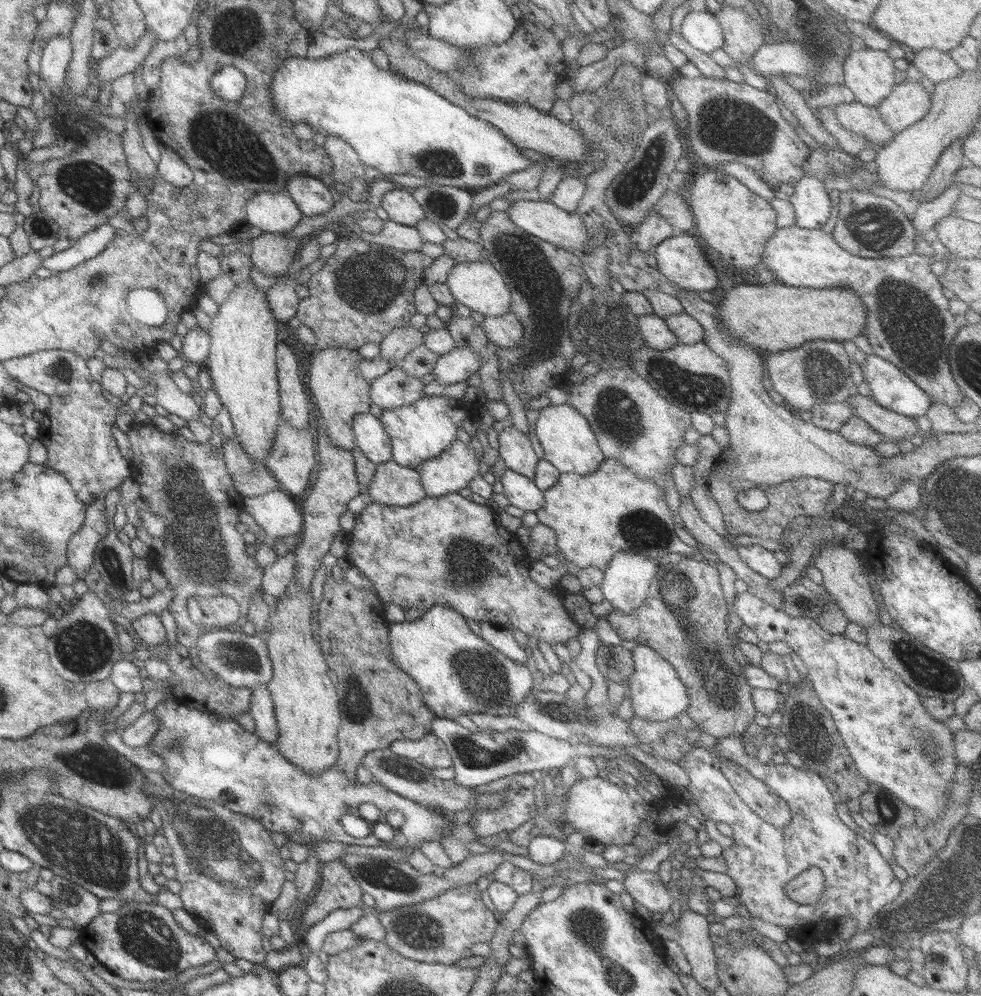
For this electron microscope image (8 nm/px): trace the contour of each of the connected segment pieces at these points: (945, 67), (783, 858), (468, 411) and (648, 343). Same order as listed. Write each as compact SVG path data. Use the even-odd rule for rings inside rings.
M922 49L916 51L911 61L919 72L932 80L934 84L940 84L945 80L960 76L962 70L948 53L936 49Z
M726 737L716 740L716 746L713 749L695 746L686 754L686 758L680 760L680 767L688 775L690 783L686 787L688 794L692 796L692 801L696 808L702 812L706 819L715 823L725 823L732 828L732 839L736 847L723 849L721 857L727 862L727 875L736 883L735 896L740 898L748 912L754 917L781 926L787 931L789 938L794 928L812 932L812 943L814 938L820 934L822 928L827 924L832 924L834 920L840 918L854 918L858 922L858 931L863 932L869 928L869 922L873 916L901 893L902 881L896 878L886 859L880 854L880 851L874 846L873 842L868 842L854 830L850 830L838 817L836 795L828 788L824 778L817 772L794 768L788 764L761 764L756 758L751 759L745 752L745 741L741 737ZM720 760L728 760L740 768L746 769L752 776L758 777L764 781L784 799L791 812L791 820L788 826L776 828L761 820L754 811L751 811L744 802L738 797L734 788L728 783L720 767ZM810 867L818 867L825 876L825 887L820 900L813 906L798 904L790 900L785 894L783 886L801 872Z
M424 396L417 400L414 404L393 408L392 410L383 410L380 416L384 430L391 438L392 458L391 460L401 464L402 466L415 469L420 463L425 460L435 459L439 454L442 454L451 444L457 440L458 427L464 424L464 418L472 415L475 412L475 404L470 403L465 397L439 397L439 396Z
M656 315L639 317L638 334L644 346L652 350L666 351L679 344L666 321Z

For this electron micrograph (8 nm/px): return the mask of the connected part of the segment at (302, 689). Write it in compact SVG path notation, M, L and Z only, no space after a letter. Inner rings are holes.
M293 576L276 611L269 615L266 639L273 664L272 681L266 685L273 701L278 726L275 744L288 763L306 774L322 774L337 764L337 733L341 724L336 686L328 677L329 666L312 633L312 596L299 587Z

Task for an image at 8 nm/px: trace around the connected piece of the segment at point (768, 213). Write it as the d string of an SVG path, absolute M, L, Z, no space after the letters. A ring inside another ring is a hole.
M710 168L704 174L692 175L690 179L690 212L694 216L695 235L697 238L706 240L708 246L713 248L720 258L726 260L726 265L734 265L737 269L753 267L758 268L760 260L762 260L762 251L766 246L766 240L772 237L772 234L777 230L777 217L772 206L764 198L756 196L752 190L744 186L739 180L733 176L728 176L720 170Z

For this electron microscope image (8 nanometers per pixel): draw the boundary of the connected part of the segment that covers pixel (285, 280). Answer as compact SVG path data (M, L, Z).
M300 273L282 276L274 287L266 290L268 306L277 322L288 322L289 318L294 317L297 313L297 306L300 302L295 290L299 284L298 276Z

